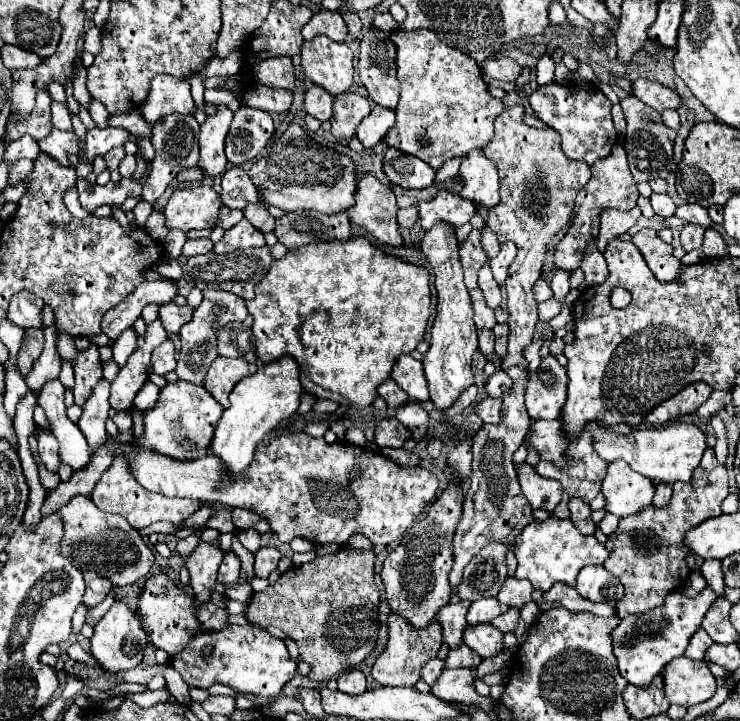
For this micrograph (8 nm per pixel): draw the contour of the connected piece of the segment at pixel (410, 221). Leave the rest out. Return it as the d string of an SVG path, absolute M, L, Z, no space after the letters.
M406 207L406 209L398 209L396 213L396 219L398 219L398 225L404 227L404 229L412 229L418 221L418 207Z

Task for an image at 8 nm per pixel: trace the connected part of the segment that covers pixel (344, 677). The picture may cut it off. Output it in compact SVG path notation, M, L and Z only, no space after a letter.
M348 669L338 677L338 689L348 695L360 695L366 691L366 677L358 669Z

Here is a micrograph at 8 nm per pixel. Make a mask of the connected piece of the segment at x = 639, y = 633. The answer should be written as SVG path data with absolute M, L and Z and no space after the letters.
M708 587L696 599L684 599L682 593L670 593L662 607L656 607L642 615L630 615L622 619L612 631L614 655L622 677L630 685L646 689L668 661L684 655L692 633L700 627L704 613L710 609L716 597L718 595Z

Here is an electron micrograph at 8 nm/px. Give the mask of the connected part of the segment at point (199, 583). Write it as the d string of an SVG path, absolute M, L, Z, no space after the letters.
M200 541L198 547L186 557L186 569L190 573L190 587L194 591L196 603L210 601L210 593L214 591L216 571L222 563L224 551L216 543Z

